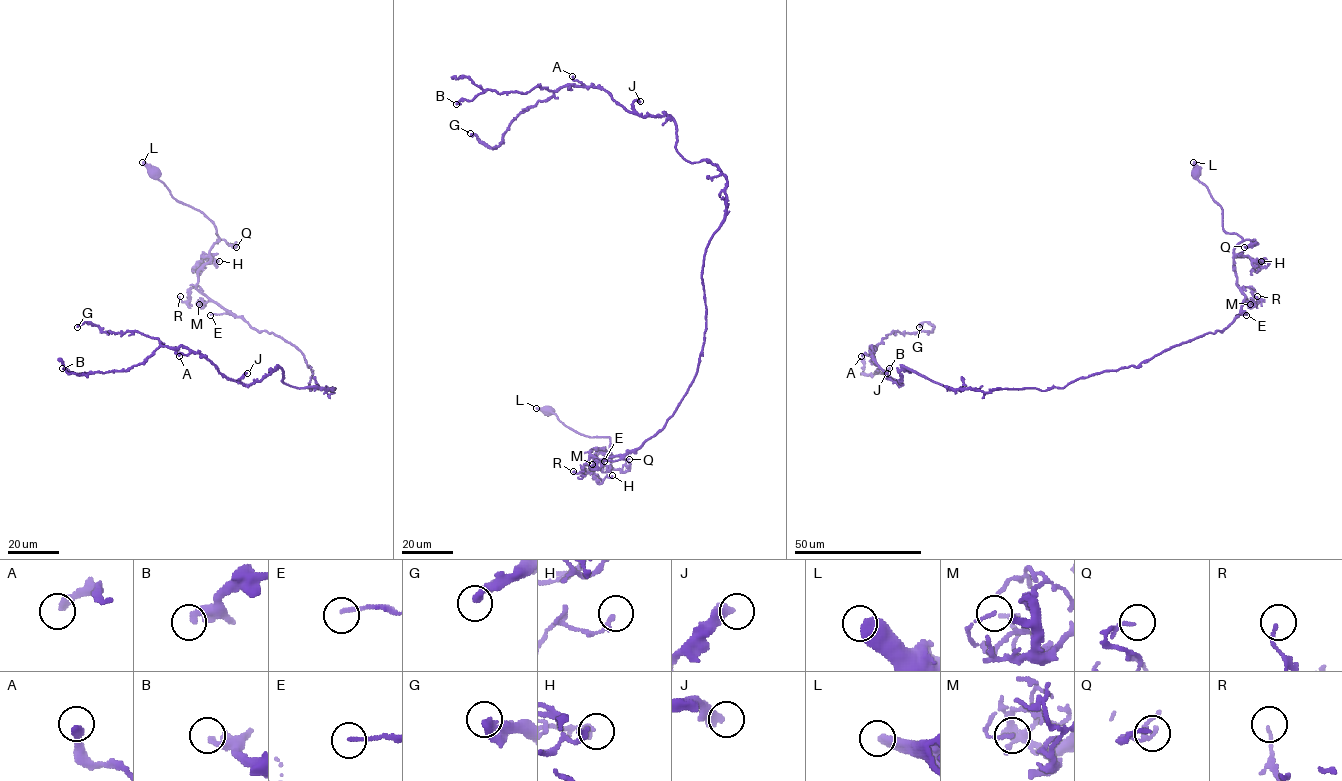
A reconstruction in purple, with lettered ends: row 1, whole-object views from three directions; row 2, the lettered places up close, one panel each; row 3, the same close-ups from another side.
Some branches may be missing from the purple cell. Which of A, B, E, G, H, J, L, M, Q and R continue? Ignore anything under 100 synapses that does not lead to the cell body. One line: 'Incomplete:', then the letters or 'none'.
Incomplete: none

